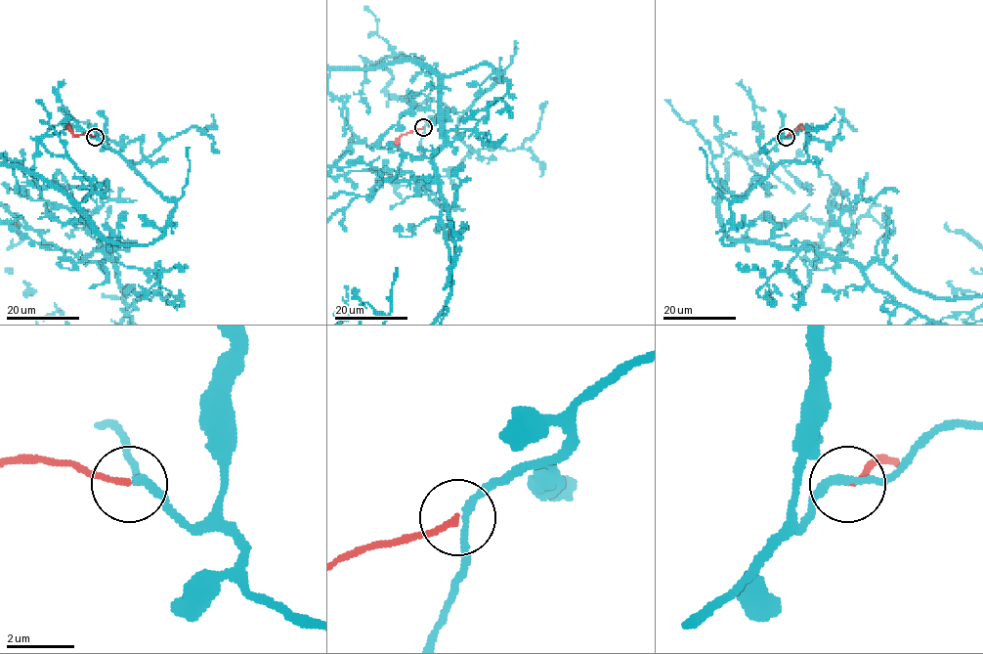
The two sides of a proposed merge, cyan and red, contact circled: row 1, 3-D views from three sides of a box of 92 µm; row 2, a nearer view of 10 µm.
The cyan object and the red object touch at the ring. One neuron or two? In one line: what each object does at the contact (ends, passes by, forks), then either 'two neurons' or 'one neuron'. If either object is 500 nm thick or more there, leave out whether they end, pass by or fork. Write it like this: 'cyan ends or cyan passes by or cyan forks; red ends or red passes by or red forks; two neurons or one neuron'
cyan passes by; red ends; one neuron

